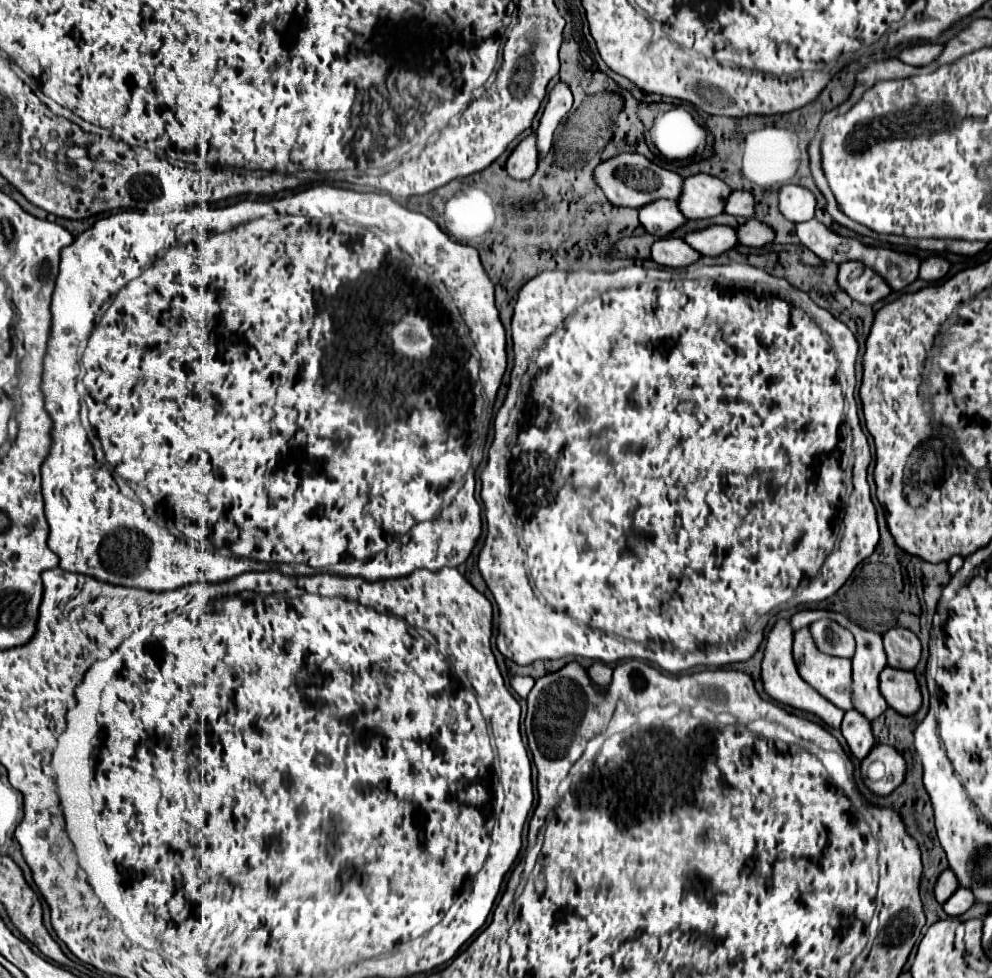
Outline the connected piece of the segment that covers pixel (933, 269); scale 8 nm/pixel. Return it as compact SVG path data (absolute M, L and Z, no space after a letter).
M929 256L921 262L921 272L919 278L927 282L935 282L943 278L949 272L949 262L943 256Z

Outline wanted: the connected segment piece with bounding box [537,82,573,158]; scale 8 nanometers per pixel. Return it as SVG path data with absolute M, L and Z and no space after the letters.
M557 82L555 88L549 92L549 102L545 106L545 112L541 116L541 124L537 128L537 148L539 156L543 158L553 144L553 132L563 120L563 116L573 106L573 94L565 82Z

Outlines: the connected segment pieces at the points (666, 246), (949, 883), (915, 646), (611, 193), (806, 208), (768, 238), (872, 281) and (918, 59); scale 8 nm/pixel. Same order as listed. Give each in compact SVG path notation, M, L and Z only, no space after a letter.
M661 238L661 240L657 240L653 244L651 258L657 264L661 264L661 266L685 268L685 266L697 262L701 258L701 254L697 250L693 250L685 240L679 240L679 238Z
M945 870L937 884L935 884L935 898L939 904L943 904L945 900L949 900L953 896L953 892L959 888L959 882L957 882L957 876L953 874L953 870Z
M891 628L883 634L883 644L891 668L913 670L921 658L921 642L907 628Z
M619 154L595 170L595 180L609 198L611 204L615 206L629 206L629 208L641 208L649 202L667 198L667 200L677 200L681 196L681 186L683 178L675 172L669 172L651 160L647 160L641 154Z
M783 186L779 192L779 210L785 214L787 220L791 222L805 222L815 216L815 206L817 200L811 190L803 186Z
M747 220L743 226L737 228L737 234L739 234L739 240L741 244L745 246L755 246L755 248L761 248L765 244L771 244L775 234L773 230L769 230L769 226L765 226L763 222L759 220Z
M843 262L839 266L839 286L861 304L875 304L891 292L889 284L863 262Z
M919 44L919 46L905 48L899 54L899 60L911 66L927 66L929 62L941 56L941 50L943 50L943 44Z

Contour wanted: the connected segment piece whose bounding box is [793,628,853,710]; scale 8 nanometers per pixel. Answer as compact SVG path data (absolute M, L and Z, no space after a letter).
M801 628L801 630L795 632L793 656L795 656L801 678L809 686L813 686L823 698L833 702L837 708L841 708L841 710L851 710L853 708L853 702L851 702L851 660L827 656L825 652L817 650L817 644L813 642L813 636L811 636L809 628Z

